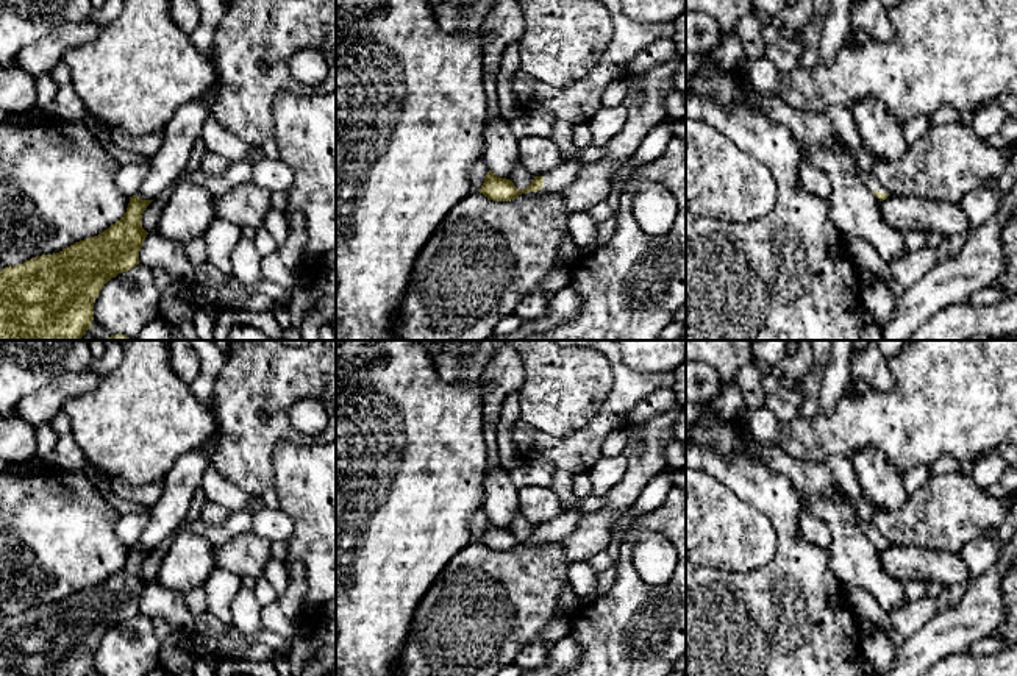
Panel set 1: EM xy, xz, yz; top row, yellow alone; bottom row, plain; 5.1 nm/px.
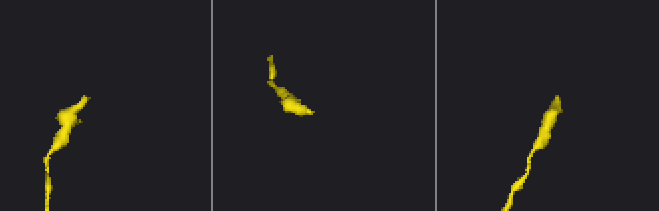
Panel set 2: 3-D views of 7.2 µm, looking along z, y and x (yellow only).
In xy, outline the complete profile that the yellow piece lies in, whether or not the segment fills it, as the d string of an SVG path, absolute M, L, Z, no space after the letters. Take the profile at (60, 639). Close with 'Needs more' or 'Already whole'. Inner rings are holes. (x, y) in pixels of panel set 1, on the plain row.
M130 546L123 567L98 585L75 592L59 603L36 606L0 621L0 676L92 676L94 653L105 634L119 623L136 617L147 587L142 564L153 550Z. Already whole

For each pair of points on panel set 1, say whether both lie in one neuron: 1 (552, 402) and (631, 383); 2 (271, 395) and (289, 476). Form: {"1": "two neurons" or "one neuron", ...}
{"1": "two neurons", "2": "two neurons"}

